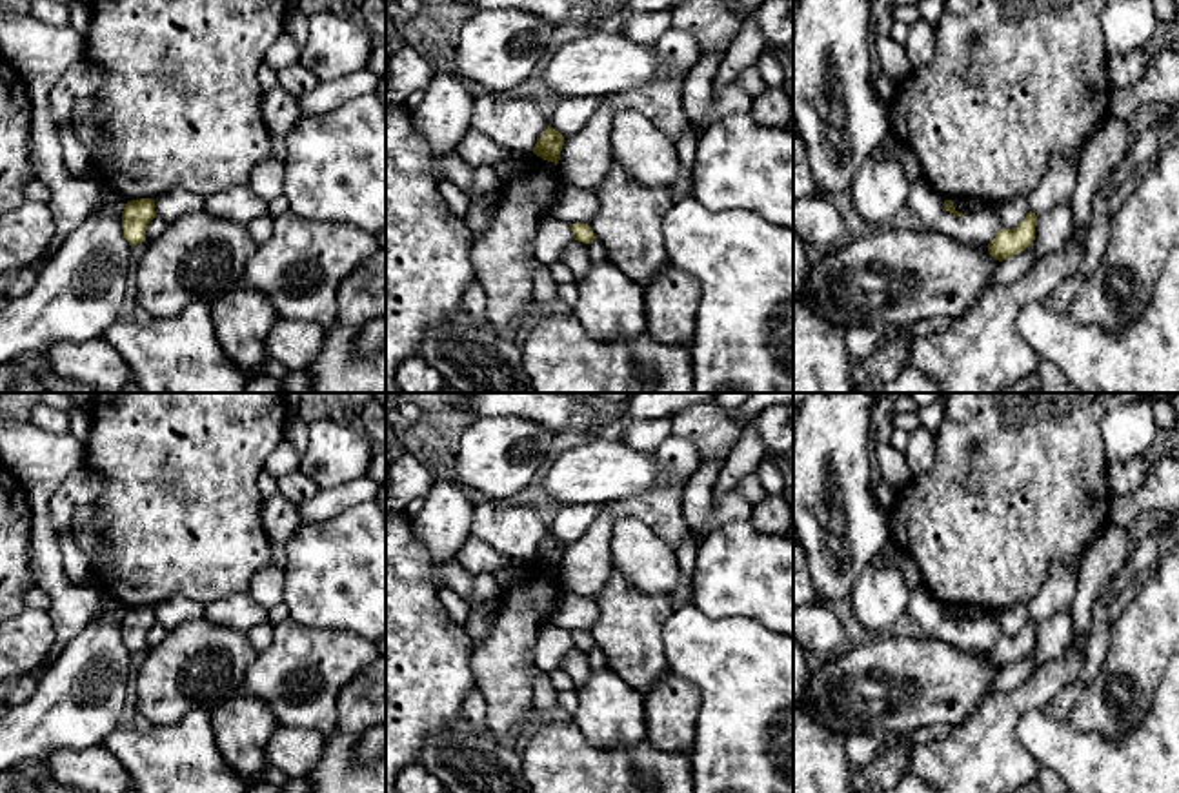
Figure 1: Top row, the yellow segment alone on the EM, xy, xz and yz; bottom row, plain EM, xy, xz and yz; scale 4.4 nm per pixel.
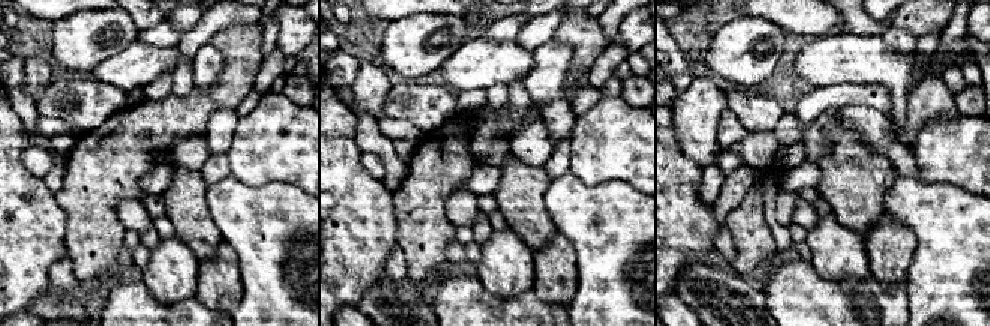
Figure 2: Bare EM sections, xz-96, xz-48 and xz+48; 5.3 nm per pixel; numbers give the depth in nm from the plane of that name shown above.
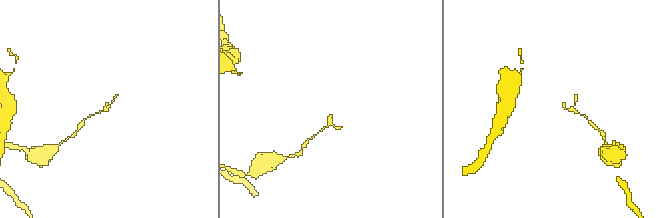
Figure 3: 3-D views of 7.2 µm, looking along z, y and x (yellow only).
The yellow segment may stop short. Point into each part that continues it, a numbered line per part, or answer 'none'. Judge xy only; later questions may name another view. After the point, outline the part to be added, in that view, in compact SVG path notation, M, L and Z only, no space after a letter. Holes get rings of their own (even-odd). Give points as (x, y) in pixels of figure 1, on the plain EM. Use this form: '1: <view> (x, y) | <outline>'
none

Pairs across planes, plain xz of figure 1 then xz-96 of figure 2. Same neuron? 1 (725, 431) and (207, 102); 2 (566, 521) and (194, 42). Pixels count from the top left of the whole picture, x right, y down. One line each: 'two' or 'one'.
1: one
2: two

